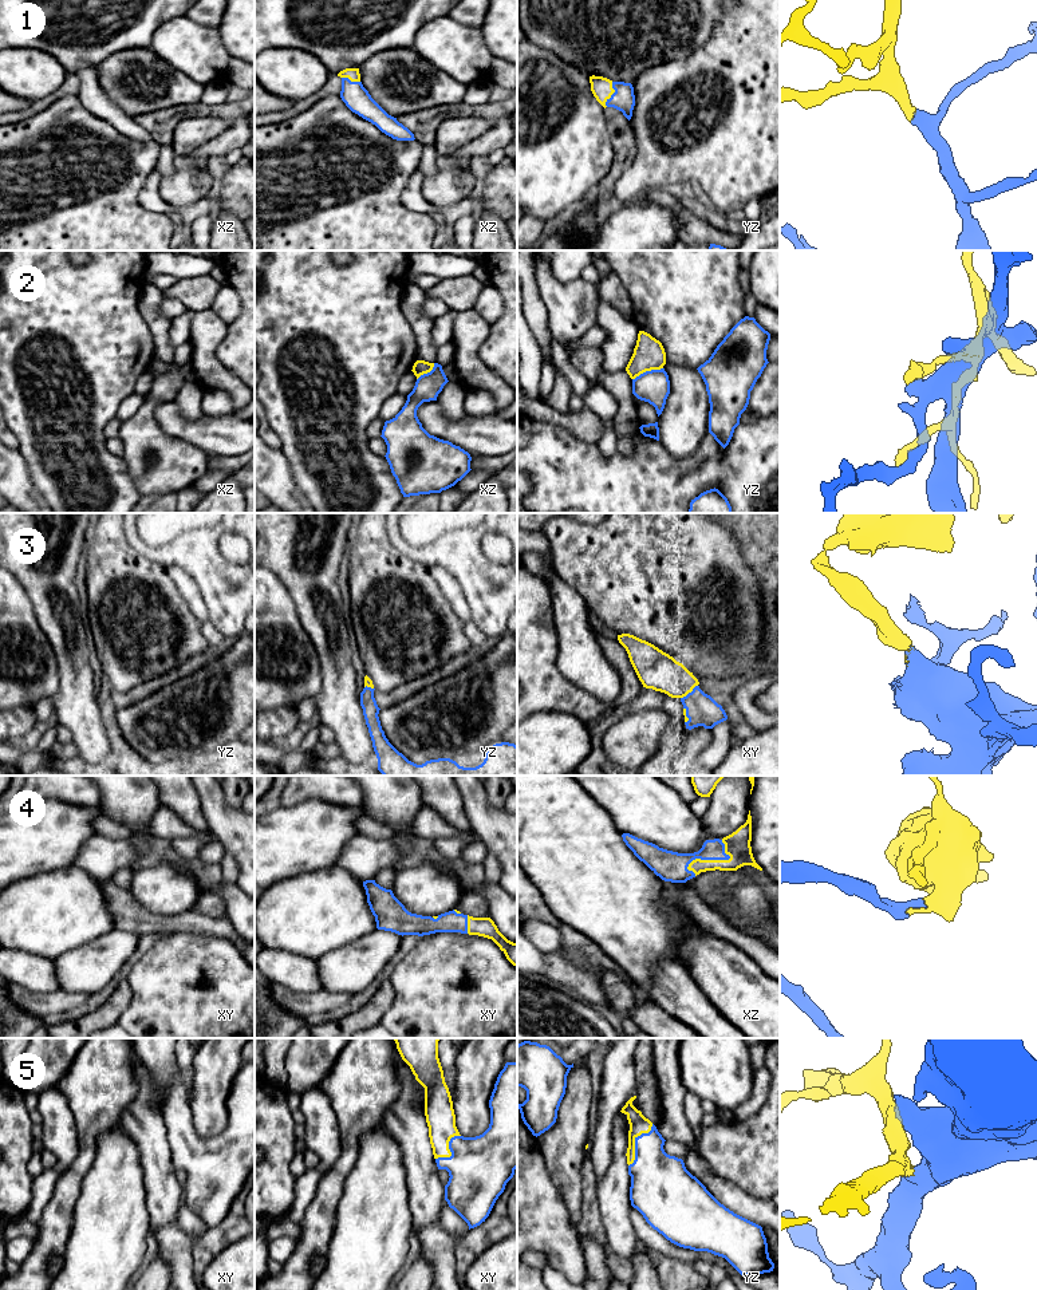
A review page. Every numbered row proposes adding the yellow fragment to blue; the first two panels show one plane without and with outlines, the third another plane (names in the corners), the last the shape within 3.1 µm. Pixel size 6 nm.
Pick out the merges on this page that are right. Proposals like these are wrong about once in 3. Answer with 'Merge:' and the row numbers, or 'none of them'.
Merge: 1, 3, 4, 5

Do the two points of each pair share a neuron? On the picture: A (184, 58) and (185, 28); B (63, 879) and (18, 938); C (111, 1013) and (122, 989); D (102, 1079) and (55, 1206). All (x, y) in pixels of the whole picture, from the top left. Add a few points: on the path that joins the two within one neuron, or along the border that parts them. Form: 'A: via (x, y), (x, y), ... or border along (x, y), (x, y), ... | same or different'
A: via (185, 51), (185, 35) | same
B: via (62, 894), (32, 923) | same
C: via (113, 1008), (122, 994) | same
D: via (97, 1111), (89, 1127), (87, 1154), (75, 1174) | same

